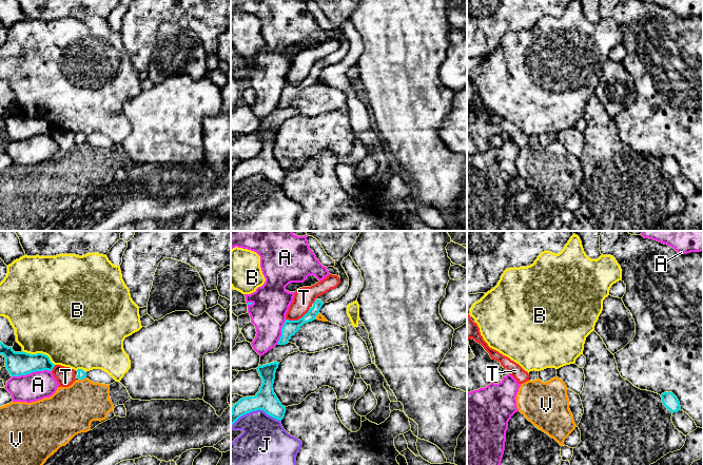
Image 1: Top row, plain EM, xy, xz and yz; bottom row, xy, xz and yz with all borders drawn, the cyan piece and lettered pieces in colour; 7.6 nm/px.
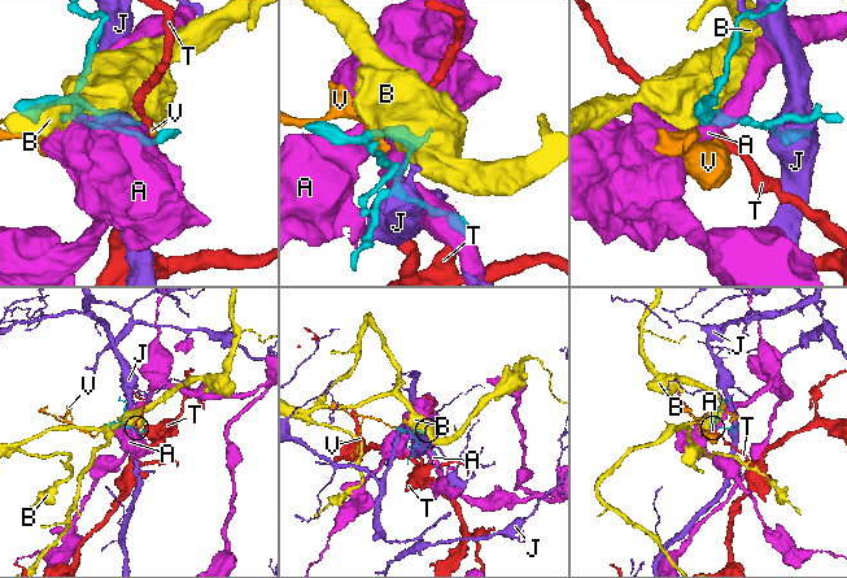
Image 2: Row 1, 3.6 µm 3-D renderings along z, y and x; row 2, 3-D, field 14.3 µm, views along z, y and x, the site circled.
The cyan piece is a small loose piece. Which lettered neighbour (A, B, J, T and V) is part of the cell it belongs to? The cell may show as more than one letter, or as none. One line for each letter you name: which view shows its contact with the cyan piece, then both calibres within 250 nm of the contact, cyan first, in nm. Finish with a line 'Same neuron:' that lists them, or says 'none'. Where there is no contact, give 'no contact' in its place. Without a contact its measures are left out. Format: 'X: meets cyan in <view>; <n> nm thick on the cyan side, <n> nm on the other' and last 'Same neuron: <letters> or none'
Same neuron: none

